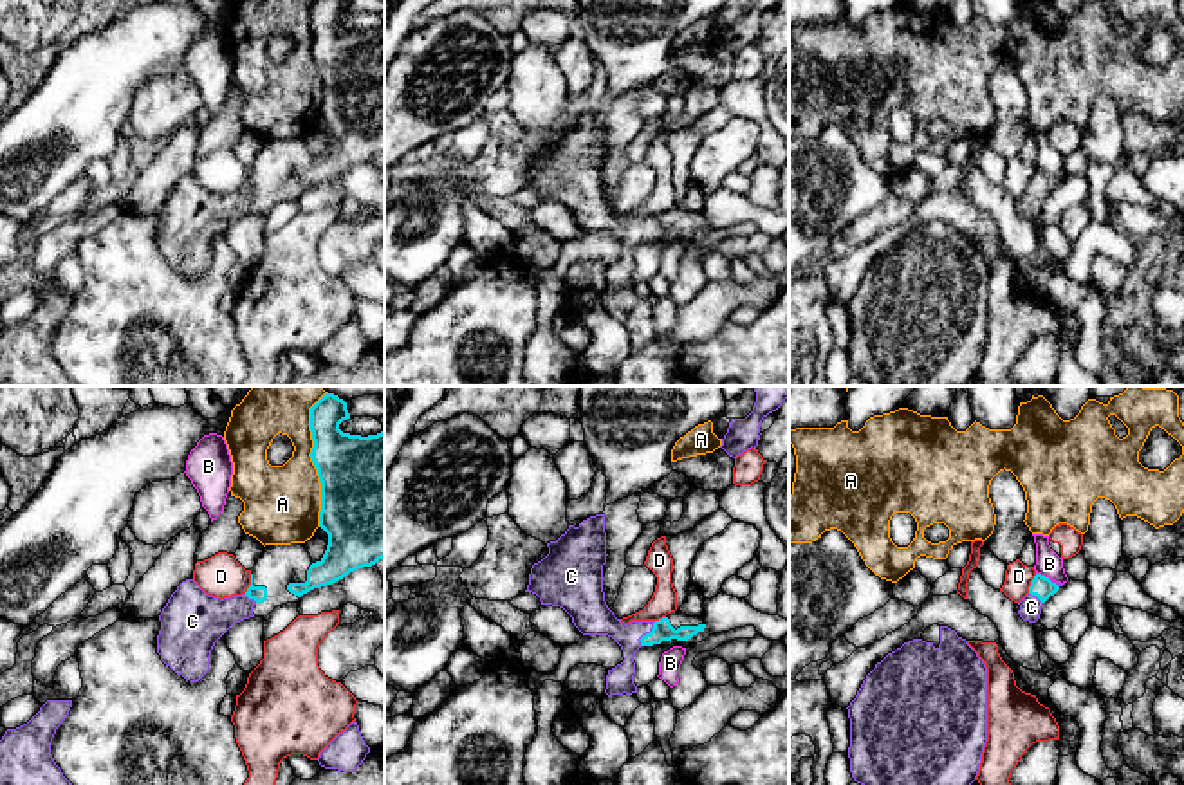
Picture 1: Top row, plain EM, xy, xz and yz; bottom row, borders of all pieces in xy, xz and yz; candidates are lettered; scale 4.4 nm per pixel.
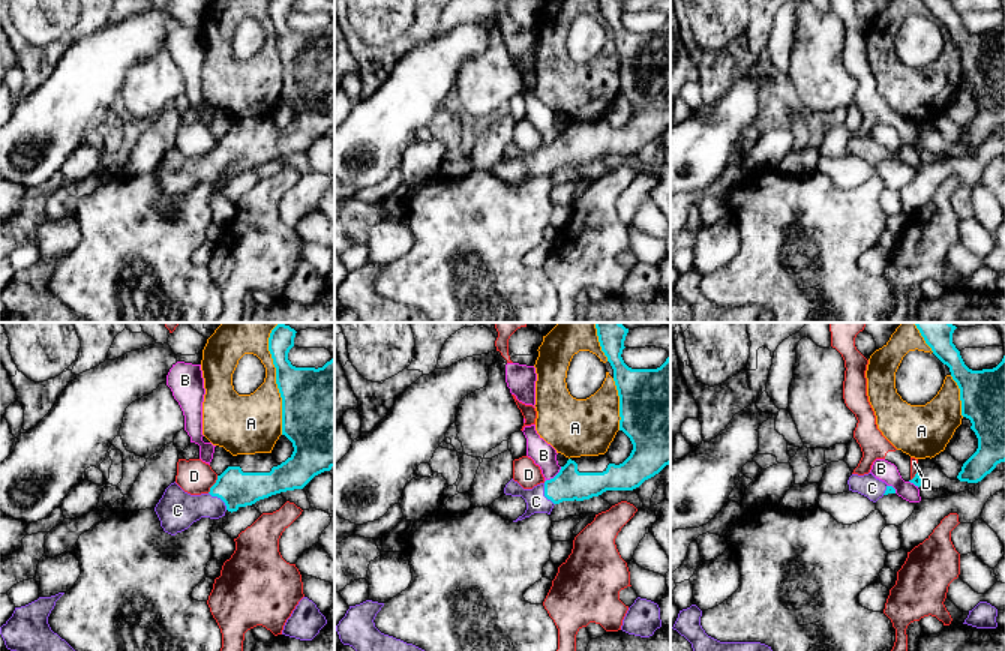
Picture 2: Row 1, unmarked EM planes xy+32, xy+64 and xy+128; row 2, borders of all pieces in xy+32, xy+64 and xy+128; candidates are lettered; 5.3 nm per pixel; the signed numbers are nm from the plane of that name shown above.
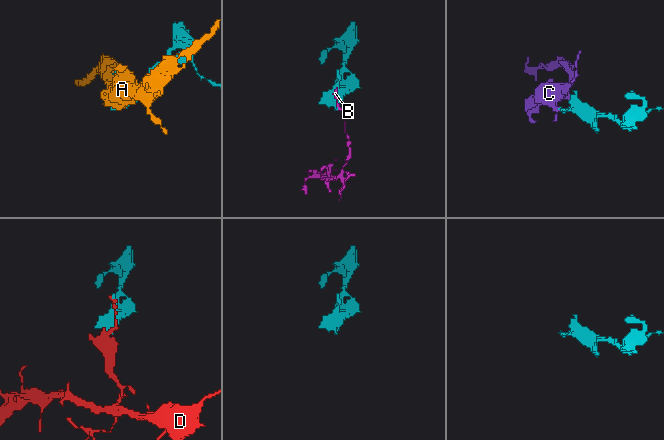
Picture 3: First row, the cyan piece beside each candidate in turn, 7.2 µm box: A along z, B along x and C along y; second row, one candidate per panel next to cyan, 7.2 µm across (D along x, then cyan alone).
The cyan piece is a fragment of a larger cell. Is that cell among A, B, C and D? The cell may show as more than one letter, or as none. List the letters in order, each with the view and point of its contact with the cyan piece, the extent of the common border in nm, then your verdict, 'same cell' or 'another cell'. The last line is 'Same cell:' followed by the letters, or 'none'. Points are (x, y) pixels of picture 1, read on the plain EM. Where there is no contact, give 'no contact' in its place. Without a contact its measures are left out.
A: meets cyan in xy at (314, 60); contact 550 nm long; another cell
B: meets cyan in yz at (1044, 172); contact 70 nm long; another cell
C: meets cyan in xz at (647, 230); contact 130 nm long; same cell
D: meets cyan in xy at (251, 179); contact 90 nm long; another cell
Same cell: C

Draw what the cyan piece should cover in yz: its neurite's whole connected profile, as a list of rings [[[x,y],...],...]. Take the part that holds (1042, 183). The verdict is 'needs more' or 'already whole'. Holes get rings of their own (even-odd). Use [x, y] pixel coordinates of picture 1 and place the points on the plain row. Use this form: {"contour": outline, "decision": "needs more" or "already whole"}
{"contour": [[[1036,170],[1031,177],[1029,189],[1018,199],[1020,213],[1029,218],[1036,218],[1040,215],[1043,199],[1054,191],[1063,180],[1056,179],[1041,170]]], "decision": "needs more"}

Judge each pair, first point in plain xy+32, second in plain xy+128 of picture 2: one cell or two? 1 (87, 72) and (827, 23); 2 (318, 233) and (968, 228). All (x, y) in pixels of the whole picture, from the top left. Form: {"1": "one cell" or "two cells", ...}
{"1": "two cells", "2": "two cells"}

